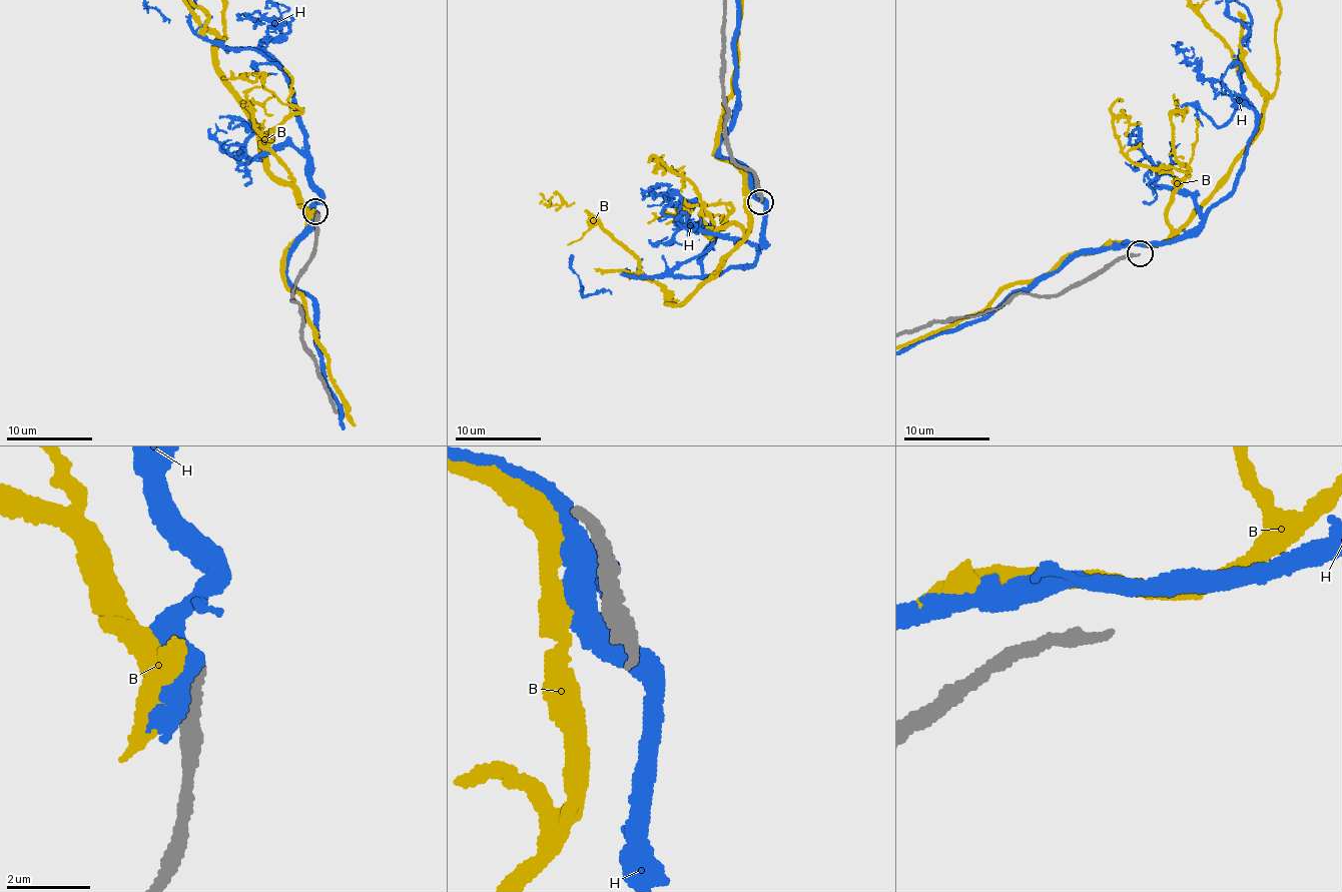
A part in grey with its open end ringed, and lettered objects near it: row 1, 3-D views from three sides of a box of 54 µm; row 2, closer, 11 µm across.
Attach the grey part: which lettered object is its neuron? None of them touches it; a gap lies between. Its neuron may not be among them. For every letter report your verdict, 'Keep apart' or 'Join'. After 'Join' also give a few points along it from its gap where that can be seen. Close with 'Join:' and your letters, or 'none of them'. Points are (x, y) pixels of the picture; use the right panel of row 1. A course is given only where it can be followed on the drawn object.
B: Keep apart
H: Keep apart
Join: none of them

